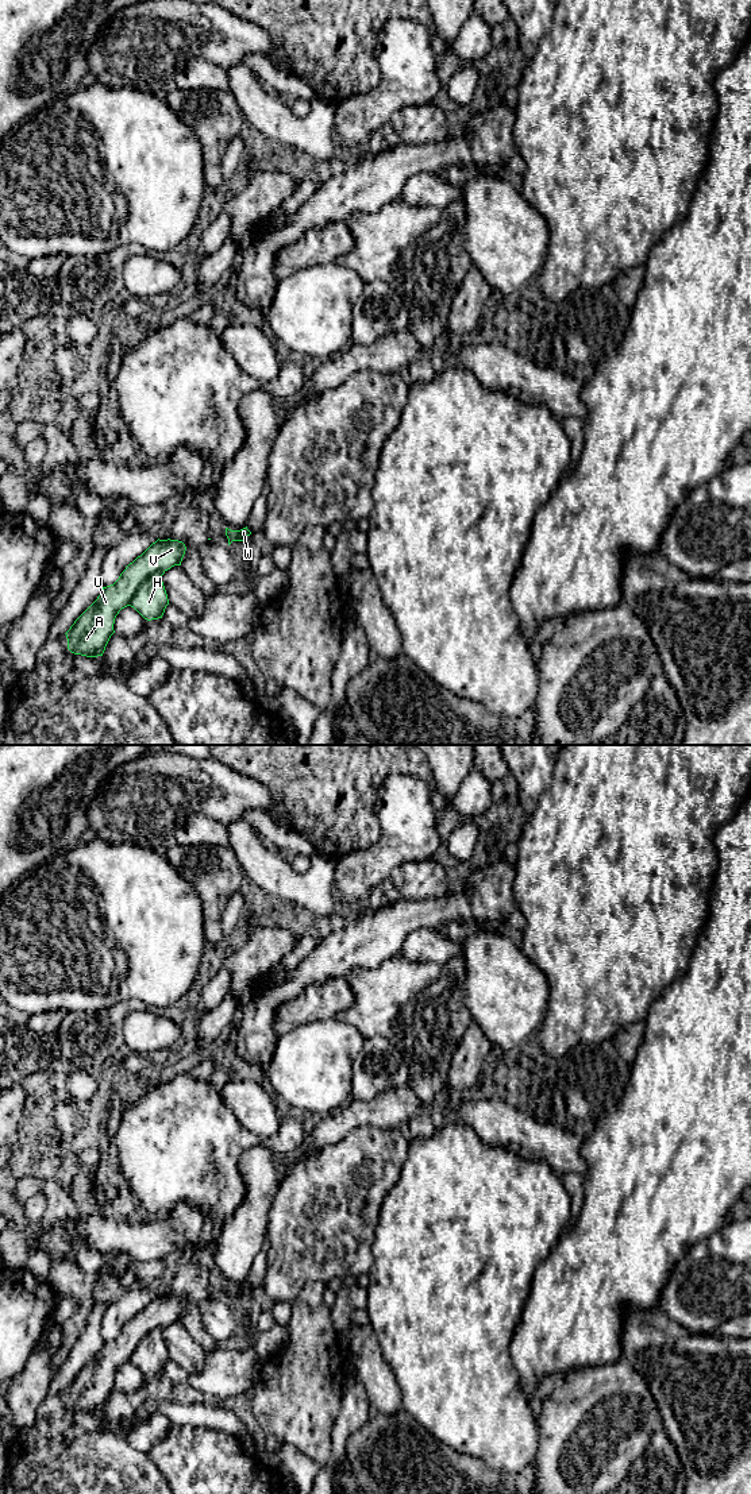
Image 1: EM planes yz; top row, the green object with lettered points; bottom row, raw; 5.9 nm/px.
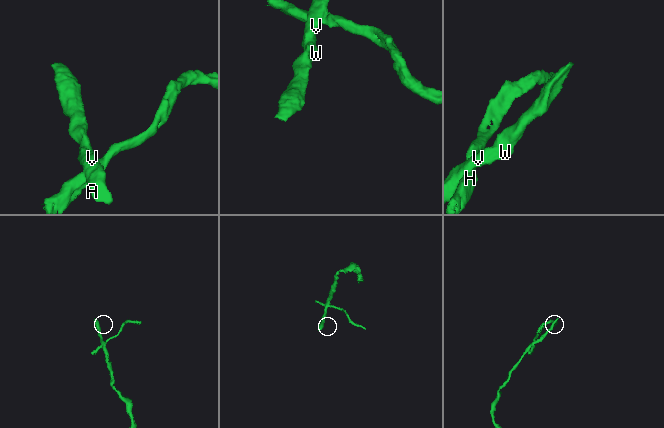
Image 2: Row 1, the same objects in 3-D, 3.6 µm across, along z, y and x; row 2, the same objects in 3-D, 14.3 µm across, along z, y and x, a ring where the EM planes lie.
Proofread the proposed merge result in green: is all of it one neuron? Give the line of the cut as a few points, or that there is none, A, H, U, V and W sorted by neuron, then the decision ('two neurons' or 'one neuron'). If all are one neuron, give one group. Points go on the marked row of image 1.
cut in yz along (162, 572), (150, 575), (141, 585), (128, 605); A U V W / H; two neurons

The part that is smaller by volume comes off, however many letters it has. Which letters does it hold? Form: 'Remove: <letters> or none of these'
Remove: H

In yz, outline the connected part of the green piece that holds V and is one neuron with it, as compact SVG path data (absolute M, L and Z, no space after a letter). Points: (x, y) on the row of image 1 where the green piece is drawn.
M157 540L130 563L119 579L103 587L97 599L74 621L65 633L68 649L86 657L103 656L115 633L113 624L119 611L130 606L140 584L153 574L165 574L181 565L186 547L178 540Z

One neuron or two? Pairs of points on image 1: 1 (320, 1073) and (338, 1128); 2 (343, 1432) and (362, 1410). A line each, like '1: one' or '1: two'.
1: two
2: one

